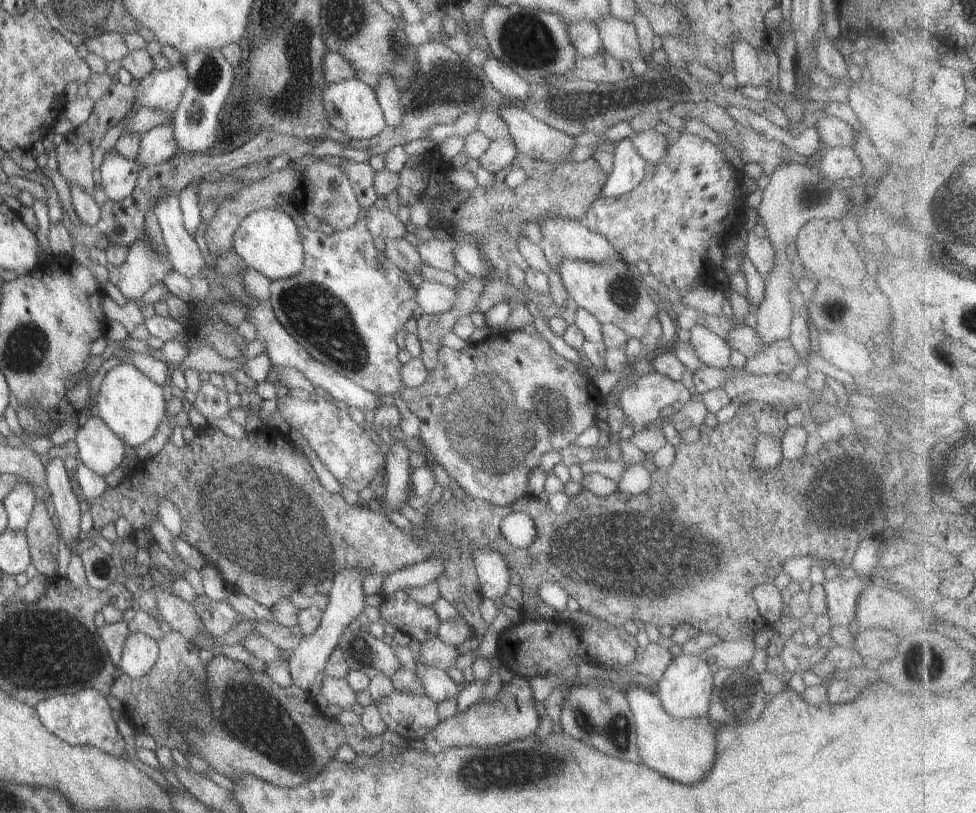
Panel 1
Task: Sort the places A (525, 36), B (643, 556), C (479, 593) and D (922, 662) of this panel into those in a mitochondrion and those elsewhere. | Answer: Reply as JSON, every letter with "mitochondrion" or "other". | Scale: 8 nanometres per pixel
{"A":"mitochondrion","B":"mitochondrion","C":"other","D":"mitochondrion"}

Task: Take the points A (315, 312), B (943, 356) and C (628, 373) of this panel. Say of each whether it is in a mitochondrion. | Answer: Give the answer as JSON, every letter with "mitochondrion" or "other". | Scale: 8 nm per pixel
{"A":"mitochondrion","B":"other","C":"other"}

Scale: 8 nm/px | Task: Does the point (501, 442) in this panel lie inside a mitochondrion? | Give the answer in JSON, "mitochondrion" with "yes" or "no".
{"mitochondrion":"yes"}

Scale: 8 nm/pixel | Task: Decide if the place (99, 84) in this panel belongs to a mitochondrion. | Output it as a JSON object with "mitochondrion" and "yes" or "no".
{"mitochondrion":"no"}

